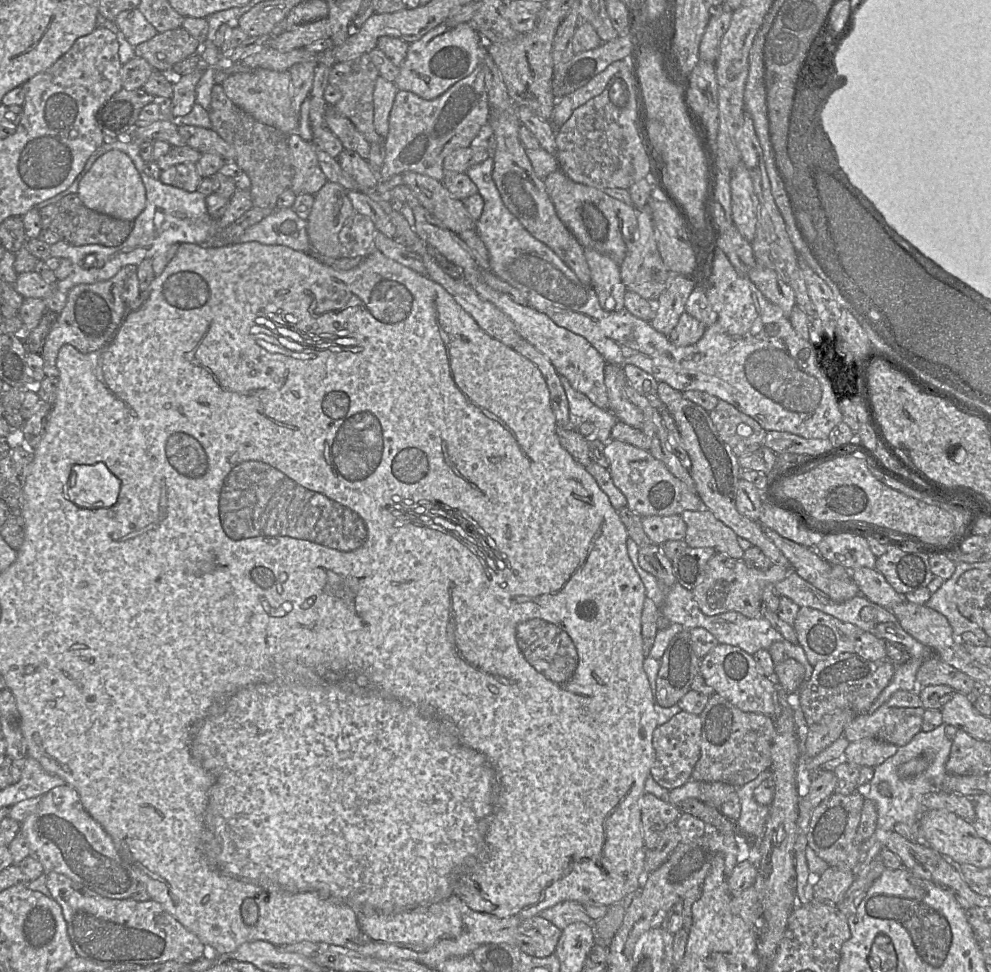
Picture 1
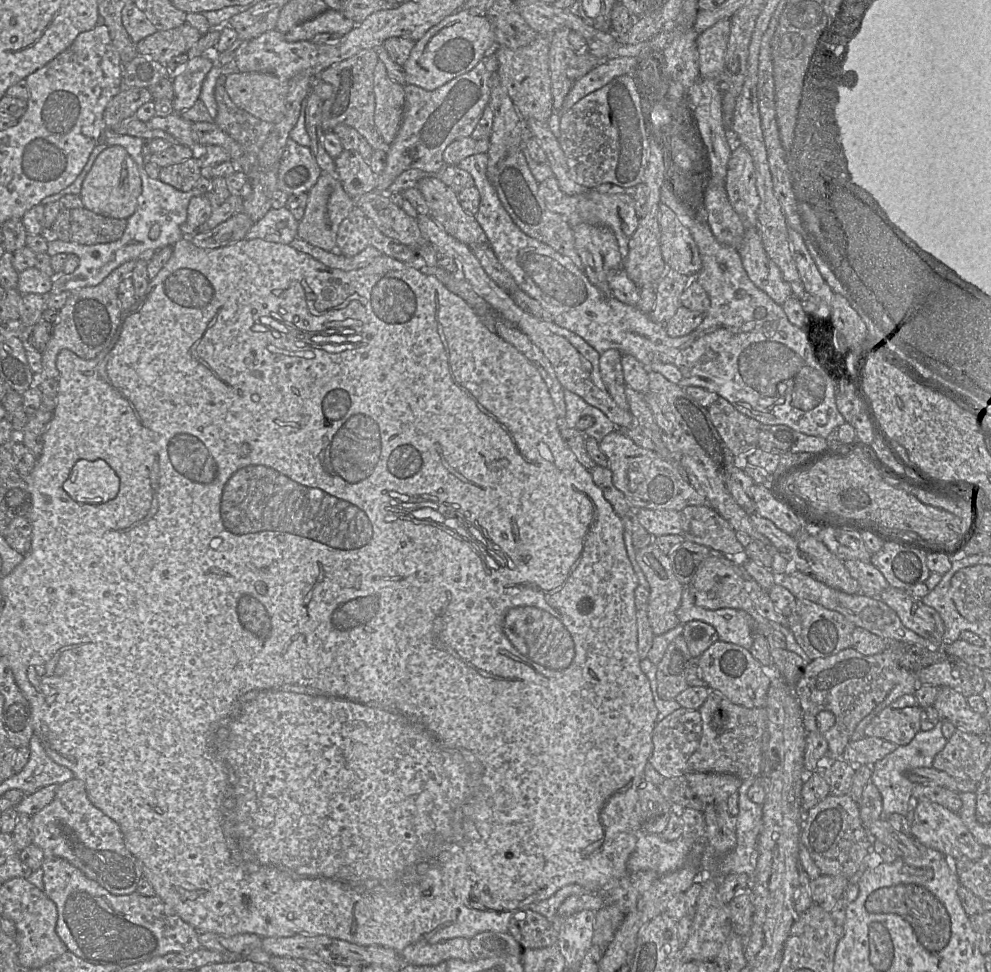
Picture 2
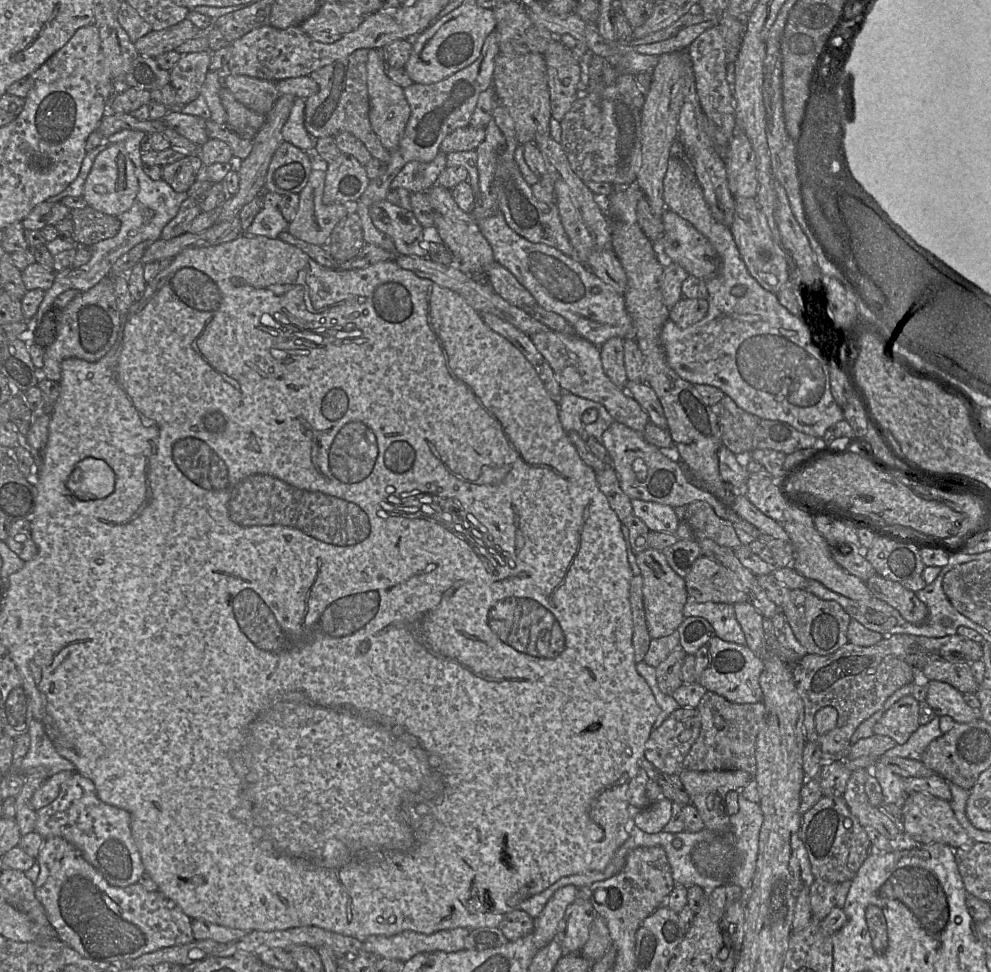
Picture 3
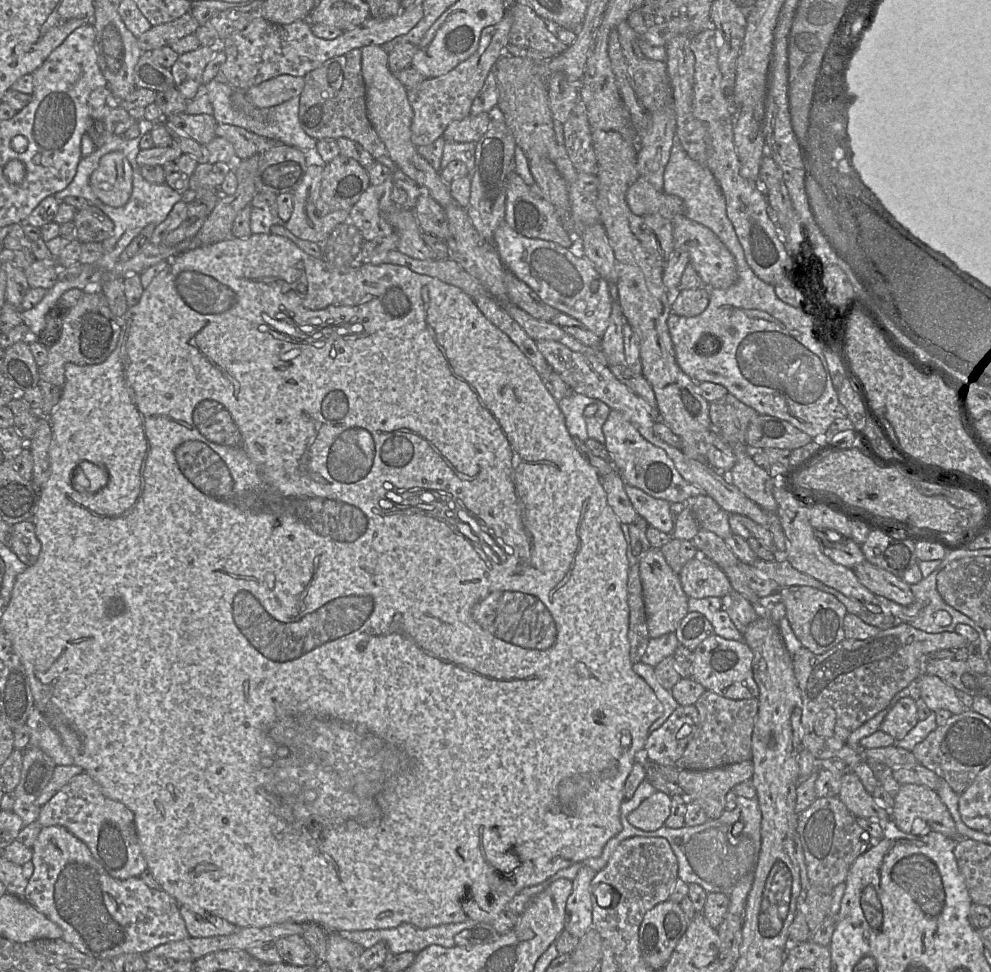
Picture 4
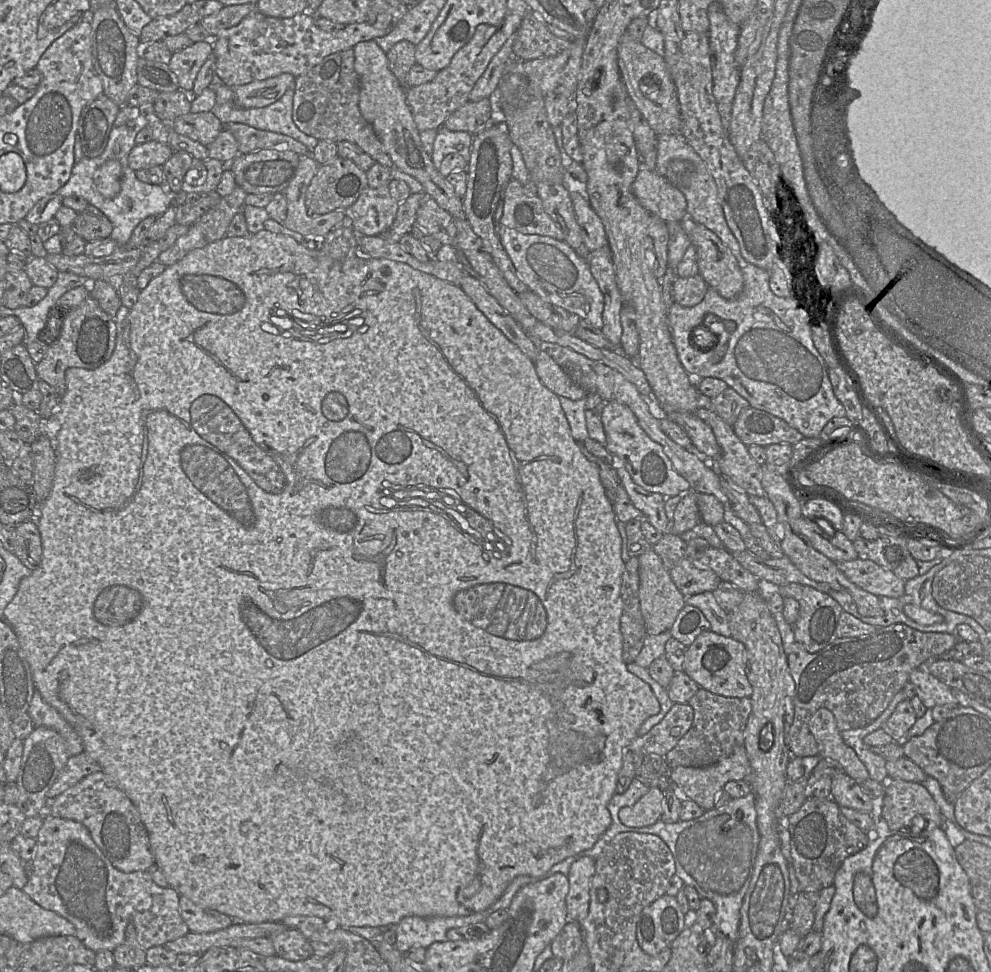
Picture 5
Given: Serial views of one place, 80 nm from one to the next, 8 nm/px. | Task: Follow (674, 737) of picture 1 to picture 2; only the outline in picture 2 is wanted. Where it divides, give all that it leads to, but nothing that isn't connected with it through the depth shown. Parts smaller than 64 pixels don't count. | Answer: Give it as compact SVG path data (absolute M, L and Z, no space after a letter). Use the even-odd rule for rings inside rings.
M680 707L655 725L652 732L653 751L649 762L666 779L684 777L688 771L688 760L698 748L701 735L700 712Z

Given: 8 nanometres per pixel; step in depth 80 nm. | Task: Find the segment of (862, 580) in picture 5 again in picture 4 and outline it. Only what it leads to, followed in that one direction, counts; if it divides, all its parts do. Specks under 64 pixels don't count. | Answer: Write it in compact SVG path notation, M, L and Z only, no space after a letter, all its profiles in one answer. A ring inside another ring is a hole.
M866 560L856 565L853 571L858 580L873 594L885 597L903 606L913 603L914 596L910 585L891 572Z

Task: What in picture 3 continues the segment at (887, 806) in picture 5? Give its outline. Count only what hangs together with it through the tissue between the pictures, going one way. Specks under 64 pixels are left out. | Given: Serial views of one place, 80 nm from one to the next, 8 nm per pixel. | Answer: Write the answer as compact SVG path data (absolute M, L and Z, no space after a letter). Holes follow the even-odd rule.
M913 792L907 794L901 808L902 830L920 843L938 842L957 849L974 842L957 820L949 801L929 793Z

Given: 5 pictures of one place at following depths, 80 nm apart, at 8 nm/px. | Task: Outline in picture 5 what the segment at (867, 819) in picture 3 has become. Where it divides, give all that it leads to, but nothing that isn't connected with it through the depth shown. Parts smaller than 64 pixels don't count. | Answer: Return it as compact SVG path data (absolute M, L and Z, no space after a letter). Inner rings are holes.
M845 772L832 777L832 799L840 806L871 813L875 801Z

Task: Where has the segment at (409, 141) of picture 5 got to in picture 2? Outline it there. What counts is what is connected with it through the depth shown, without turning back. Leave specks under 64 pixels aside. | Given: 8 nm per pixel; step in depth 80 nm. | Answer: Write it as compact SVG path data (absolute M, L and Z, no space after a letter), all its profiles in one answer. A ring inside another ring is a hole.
M380 61L373 74L373 91L374 124L382 140L390 145L402 121L405 96L403 86L388 77L385 66Z

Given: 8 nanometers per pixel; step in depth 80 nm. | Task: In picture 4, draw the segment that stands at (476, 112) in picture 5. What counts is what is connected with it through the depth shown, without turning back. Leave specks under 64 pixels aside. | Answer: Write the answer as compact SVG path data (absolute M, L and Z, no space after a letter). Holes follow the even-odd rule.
M480 113L452 121L446 128L443 138L446 142L476 143L488 130L491 117L489 113Z

